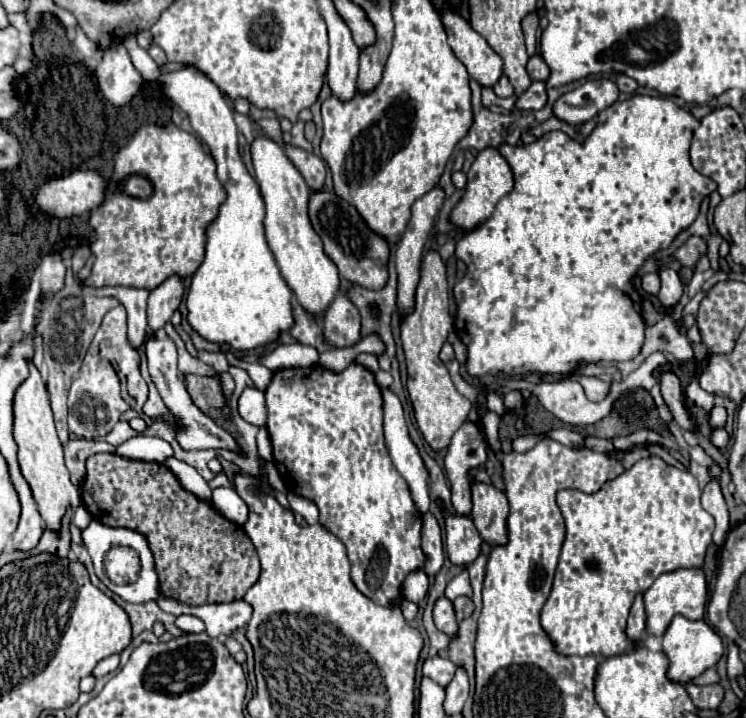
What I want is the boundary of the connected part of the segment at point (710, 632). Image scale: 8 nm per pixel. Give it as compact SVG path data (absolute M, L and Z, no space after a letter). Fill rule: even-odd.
M675 616L663 634L663 654L669 660L667 678L677 684L687 684L707 668L715 666L723 656L723 640L721 636L705 622L705 620L687 620L685 616Z

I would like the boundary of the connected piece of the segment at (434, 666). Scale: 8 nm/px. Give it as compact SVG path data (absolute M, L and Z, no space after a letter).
M435 656L435 658L427 658L425 660L423 672L425 672L425 676L433 678L439 686L445 688L447 682L451 682L451 678L455 676L455 664L449 658Z

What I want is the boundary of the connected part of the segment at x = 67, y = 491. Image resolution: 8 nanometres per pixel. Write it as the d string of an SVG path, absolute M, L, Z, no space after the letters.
M27 360L29 366L29 376L19 384L19 390L15 390L15 422L13 422L13 438L19 446L19 468L23 478L27 478L33 498L37 502L37 508L51 530L59 530L61 516L69 506L77 508L81 506L81 494L79 488L71 484L69 480L69 470L65 468L63 462L63 448L57 438L51 406L49 406L49 394L47 386L35 368L31 360Z

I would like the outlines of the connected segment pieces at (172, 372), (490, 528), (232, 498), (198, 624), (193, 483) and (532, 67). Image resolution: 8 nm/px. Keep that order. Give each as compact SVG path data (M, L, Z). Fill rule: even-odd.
M153 332L147 342L145 342L145 354L147 354L147 362L149 362L149 374L163 398L163 402L167 404L167 408L173 412L175 420L177 420L177 442L183 450L205 450L205 448L227 448L227 450L237 450L235 440L223 430L219 428L211 418L207 418L189 398L183 382L179 380L179 370L177 370L177 348L175 342L161 332Z
M473 480L471 482L471 498L473 498L473 522L483 540L489 544L501 544L507 540L507 514L509 504L501 490L491 484L483 484Z
M215 488L213 508L235 524L243 524L247 520L247 504L237 496L233 488Z
M181 614L181 616L177 616L175 624L177 624L177 628L181 628L183 632L197 634L205 631L204 623L199 618L189 616L189 614Z
M167 458L165 466L177 476L177 480L181 482L181 486L191 492L197 494L197 498L203 498L203 502L211 502L211 488L209 484L199 476L199 472L195 468L191 468L185 462L179 462L175 458Z
M537 54L537 56L529 58L527 72L529 72L531 80L547 80L547 76L549 76L549 66L547 66L547 64L543 62L543 58Z

